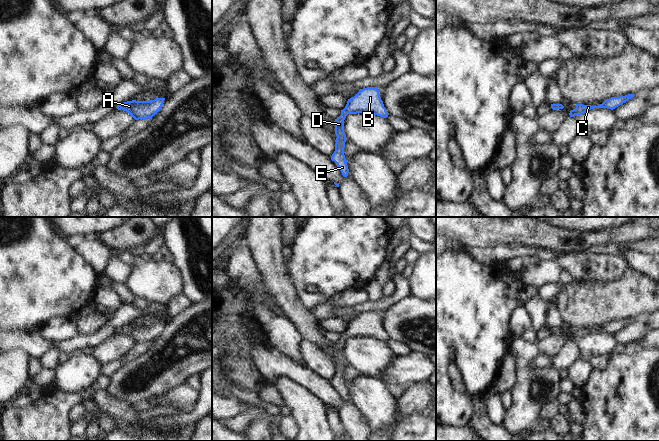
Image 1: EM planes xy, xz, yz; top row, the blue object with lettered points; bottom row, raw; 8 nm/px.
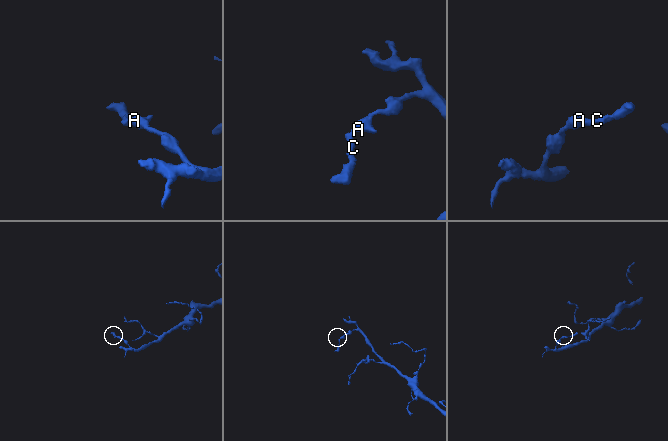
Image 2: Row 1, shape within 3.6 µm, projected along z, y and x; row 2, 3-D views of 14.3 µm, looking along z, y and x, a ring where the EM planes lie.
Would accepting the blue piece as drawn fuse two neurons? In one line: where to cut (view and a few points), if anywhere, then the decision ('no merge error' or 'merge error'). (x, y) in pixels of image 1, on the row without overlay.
cut none; no merge error

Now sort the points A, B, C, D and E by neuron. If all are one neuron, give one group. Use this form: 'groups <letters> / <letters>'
groups A B C D E

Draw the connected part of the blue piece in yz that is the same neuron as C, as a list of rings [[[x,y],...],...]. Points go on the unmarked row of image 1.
[[[628,318],[625,320],[619,320],[619,321],[611,321],[607,324],[605,324],[602,328],[598,329],[598,330],[591,330],[591,329],[583,329],[583,328],[576,328],[576,332],[571,334],[569,339],[570,341],[574,341],[575,339],[582,339],[585,336],[588,336],[591,333],[594,332],[607,332],[607,333],[615,333],[616,331],[622,329],[623,327],[625,327],[626,325],[628,325],[629,323],[633,322],[635,319],[634,318]]]

